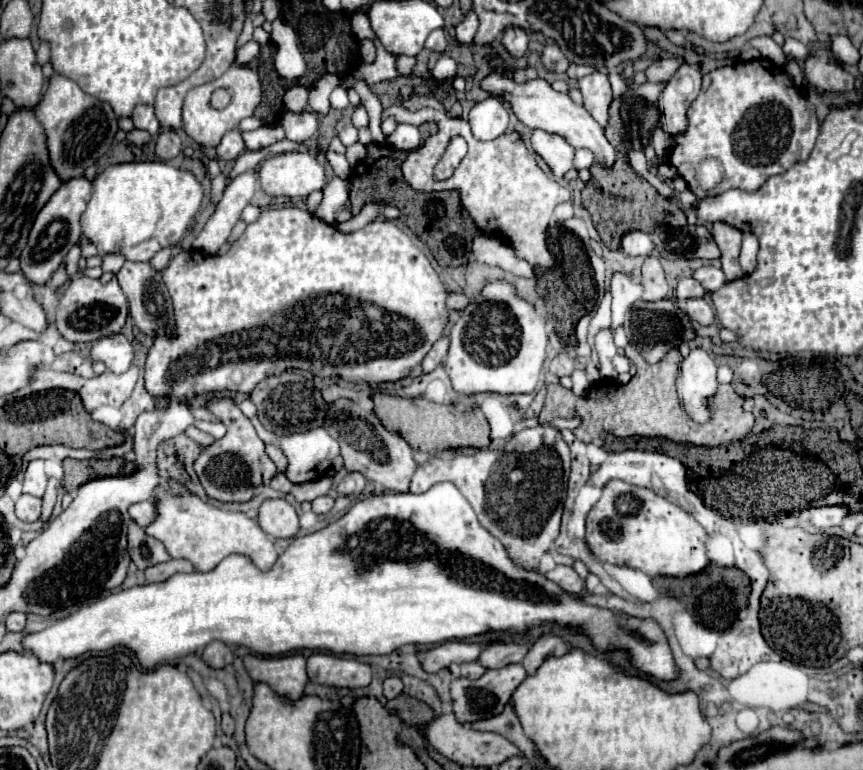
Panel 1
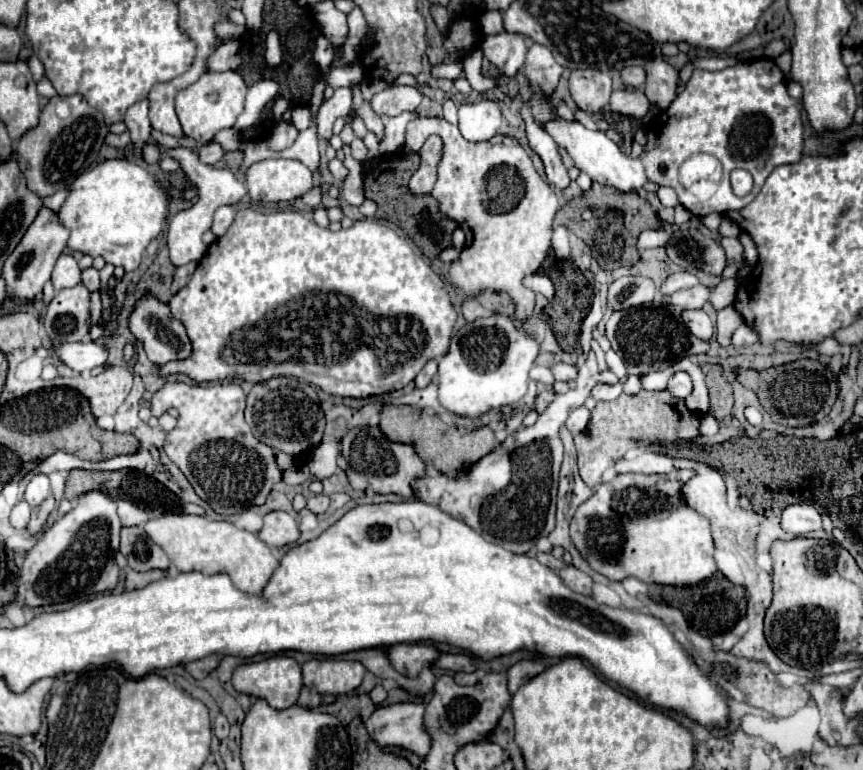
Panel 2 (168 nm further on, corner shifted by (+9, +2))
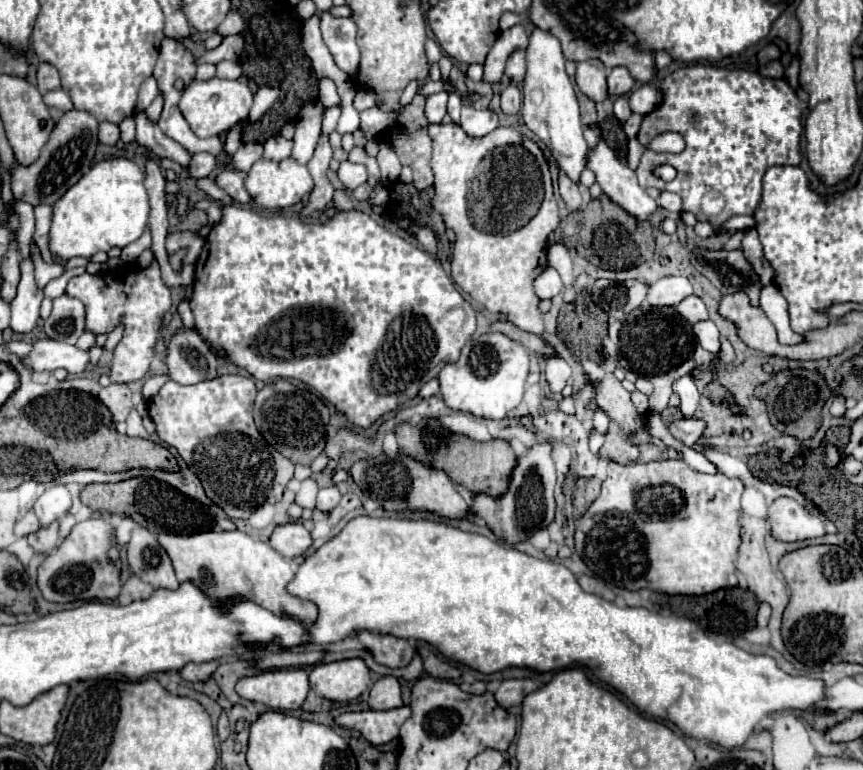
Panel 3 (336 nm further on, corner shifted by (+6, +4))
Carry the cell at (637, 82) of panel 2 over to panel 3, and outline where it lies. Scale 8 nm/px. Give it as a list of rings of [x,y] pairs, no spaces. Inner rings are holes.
[[[612,68],[608,76],[608,92],[614,96],[628,94],[636,86],[636,80],[632,78],[628,68]]]

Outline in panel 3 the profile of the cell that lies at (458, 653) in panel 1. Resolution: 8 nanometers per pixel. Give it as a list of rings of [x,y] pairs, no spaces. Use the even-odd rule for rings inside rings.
[[[360,632],[358,640],[372,652],[378,664],[384,664],[388,668],[404,668],[412,662],[416,654],[416,648],[408,640],[396,636]]]

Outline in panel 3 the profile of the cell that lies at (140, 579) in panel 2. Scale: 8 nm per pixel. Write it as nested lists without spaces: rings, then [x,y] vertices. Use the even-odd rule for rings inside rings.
[[[130,576],[124,586],[122,586],[122,592],[118,596],[118,604],[130,604],[134,600],[144,600],[144,598],[150,598],[150,594],[154,592],[154,588],[150,588],[150,584],[146,584],[142,578],[138,576]]]

